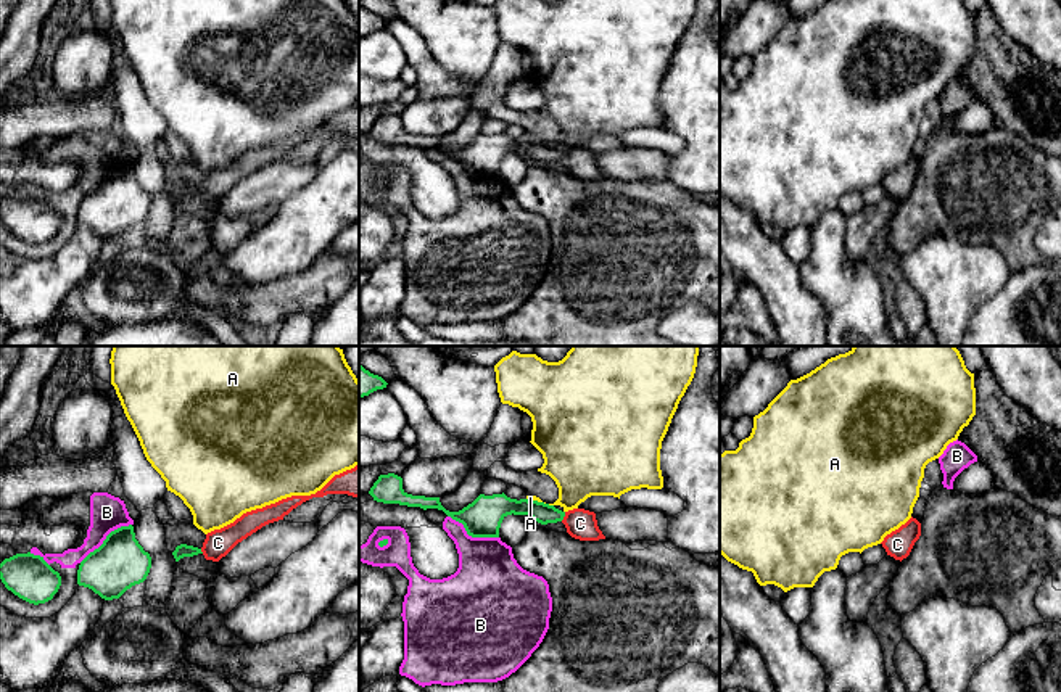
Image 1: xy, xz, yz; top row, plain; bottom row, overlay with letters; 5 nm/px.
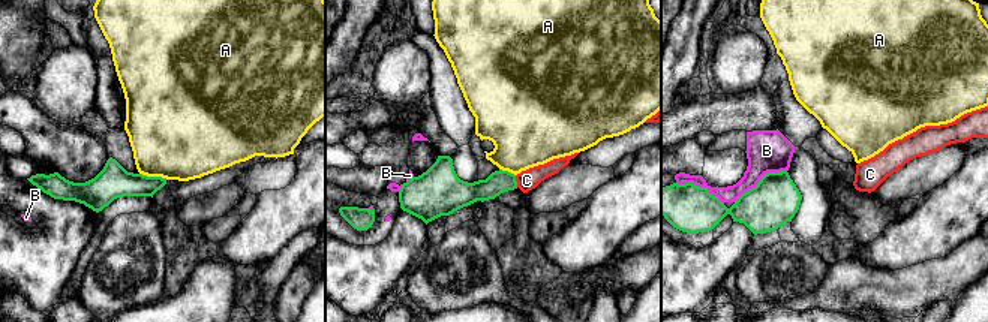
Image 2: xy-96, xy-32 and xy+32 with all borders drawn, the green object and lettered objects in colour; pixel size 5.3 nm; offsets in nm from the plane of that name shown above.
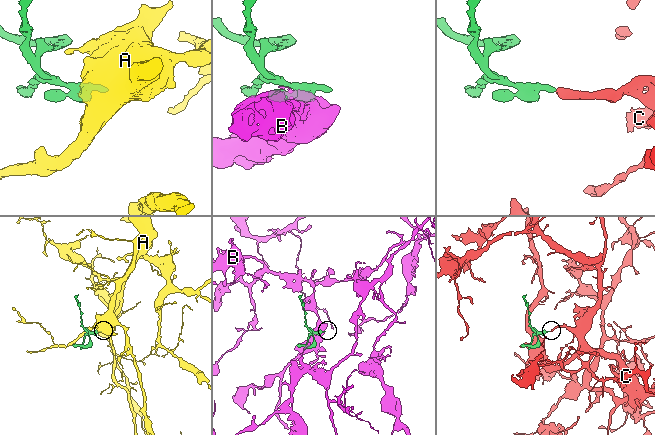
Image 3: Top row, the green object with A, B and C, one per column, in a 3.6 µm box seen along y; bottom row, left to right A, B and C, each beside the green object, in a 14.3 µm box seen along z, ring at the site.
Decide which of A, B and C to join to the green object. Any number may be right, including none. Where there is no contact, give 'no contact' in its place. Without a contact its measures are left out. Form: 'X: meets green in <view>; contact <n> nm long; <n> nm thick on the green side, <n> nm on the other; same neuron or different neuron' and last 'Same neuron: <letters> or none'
A: meets green in xz; contact 30 nm long; 120 nm thick on the green side, 300 nm on the other; different neuron
B: meets green in xz; contact 280 nm long; 190 nm thick on the green side, 340 nm on the other; different neuron
C: meets green in xz; contact 50 nm long; 100 nm thick on the green side, 150 nm on the other; same neuron
Same neuron: C

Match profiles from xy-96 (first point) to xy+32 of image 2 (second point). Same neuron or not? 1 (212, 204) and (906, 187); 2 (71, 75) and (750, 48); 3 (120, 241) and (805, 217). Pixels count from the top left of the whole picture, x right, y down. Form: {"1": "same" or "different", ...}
{"1": "same", "2": "same", "3": "different"}

